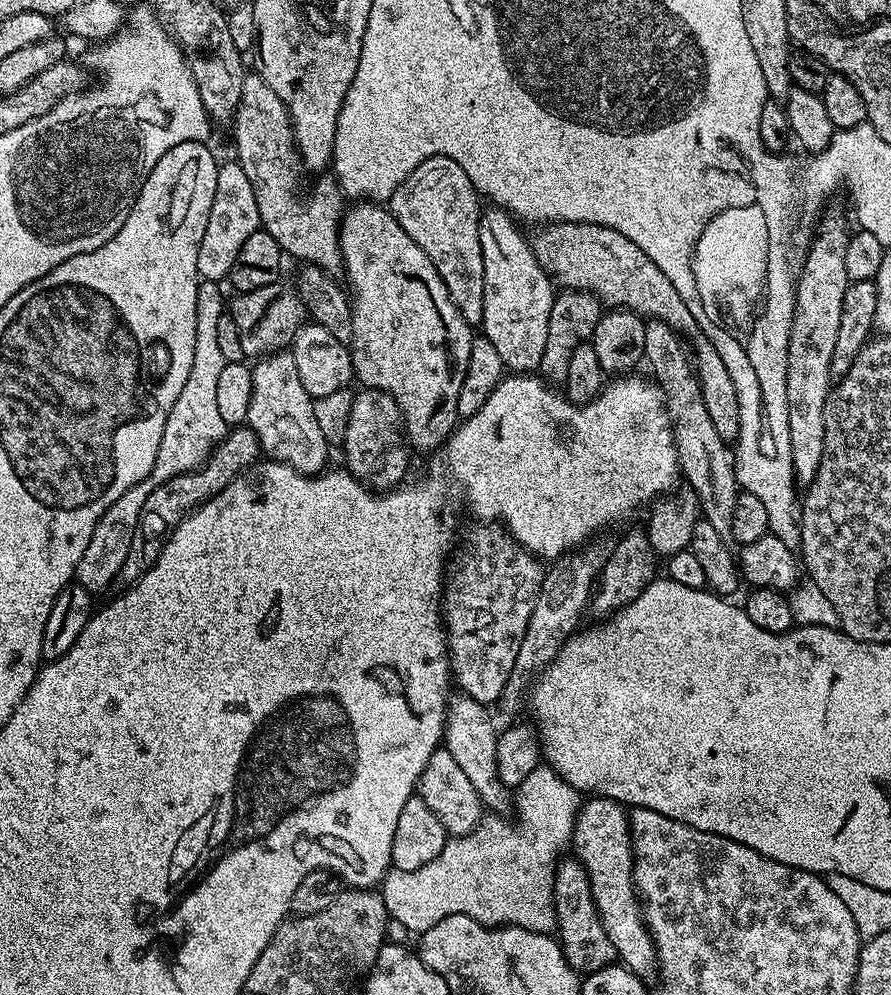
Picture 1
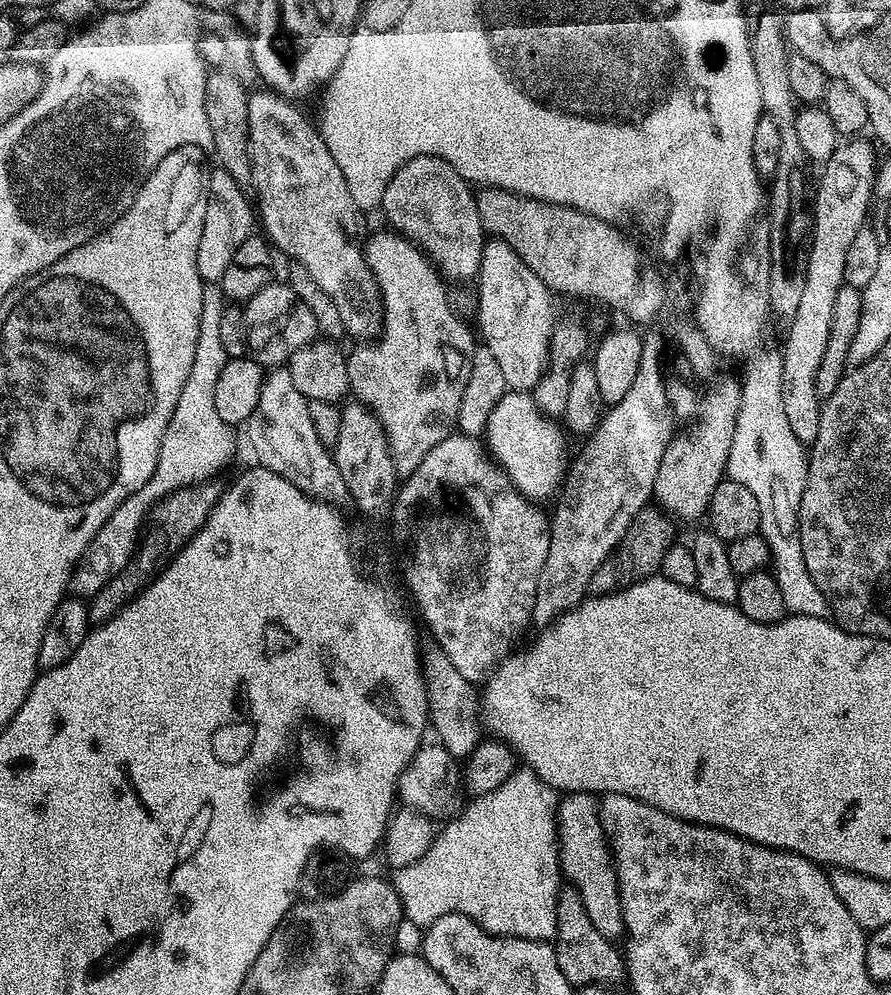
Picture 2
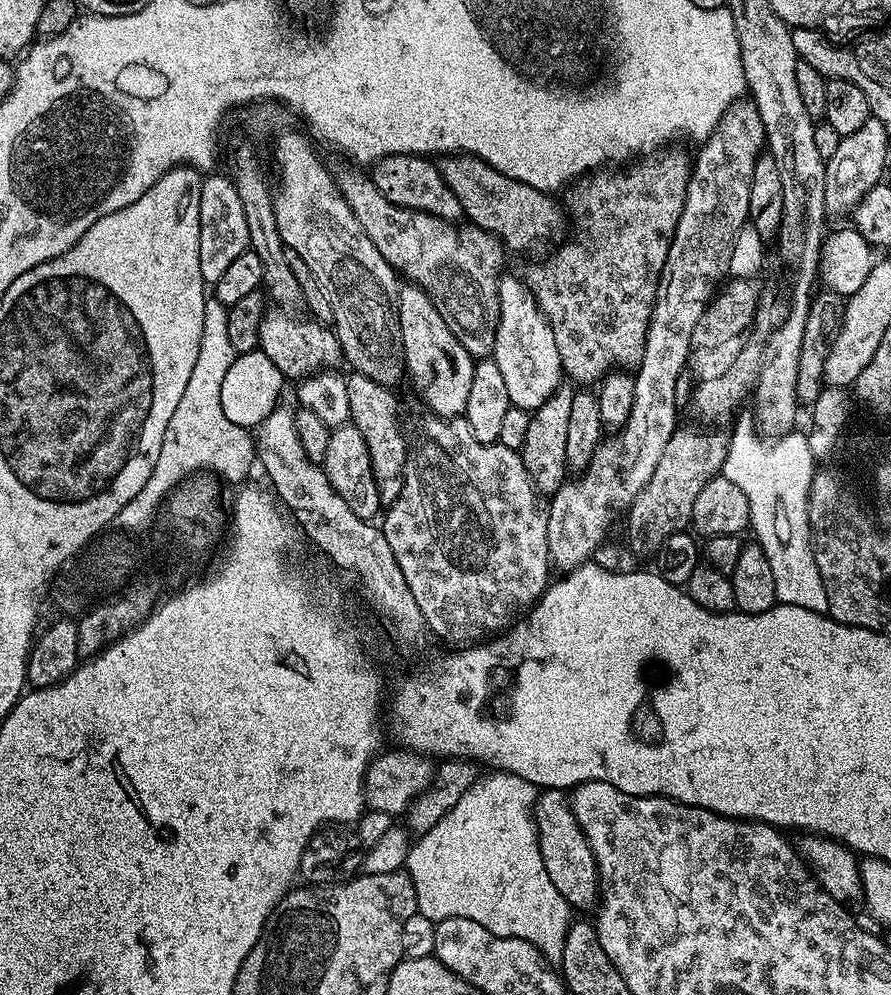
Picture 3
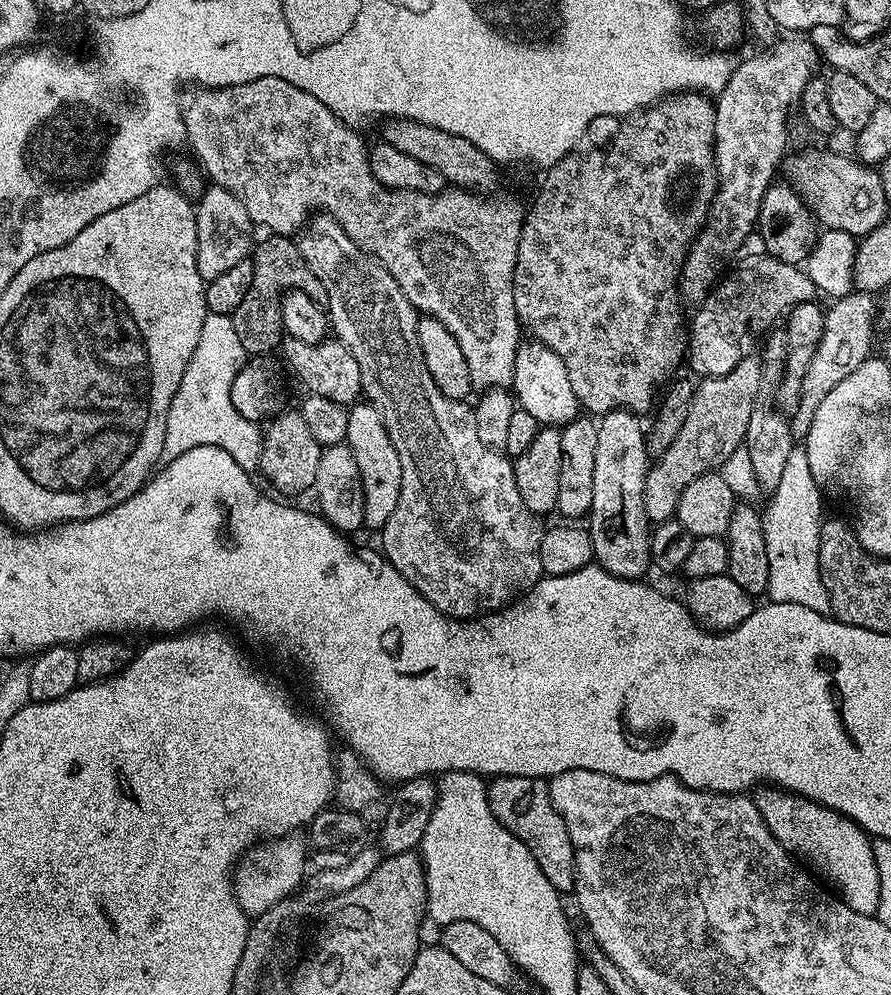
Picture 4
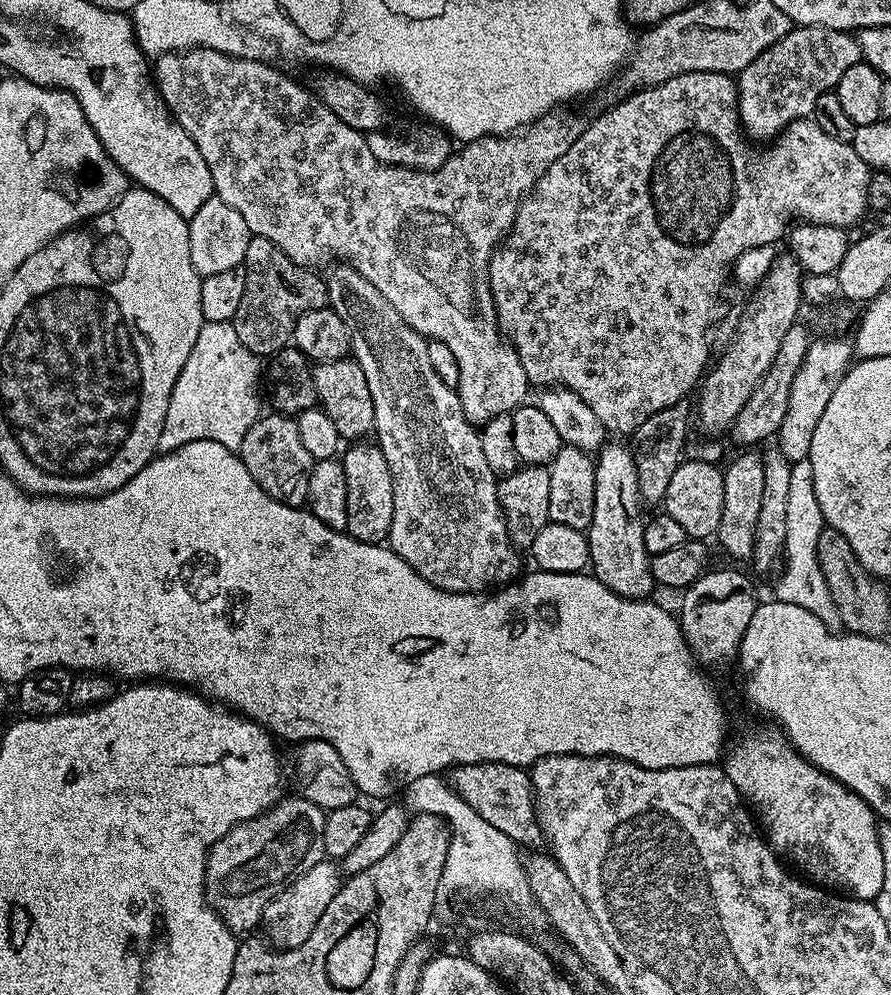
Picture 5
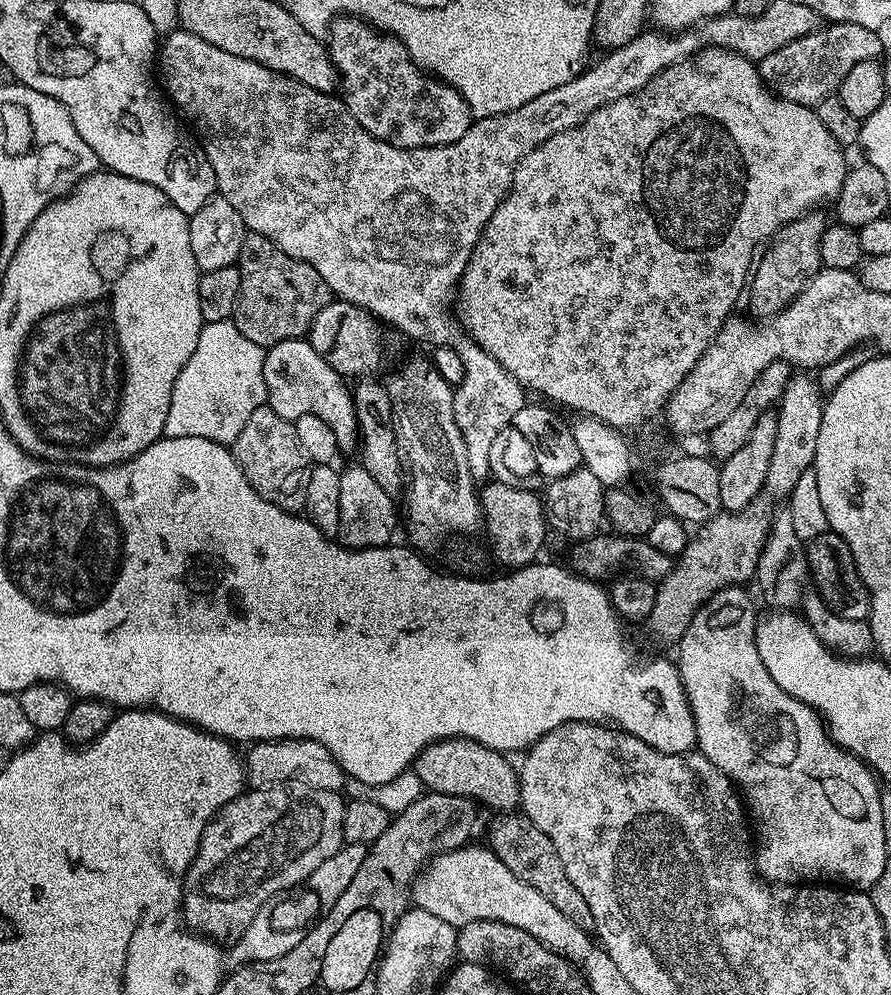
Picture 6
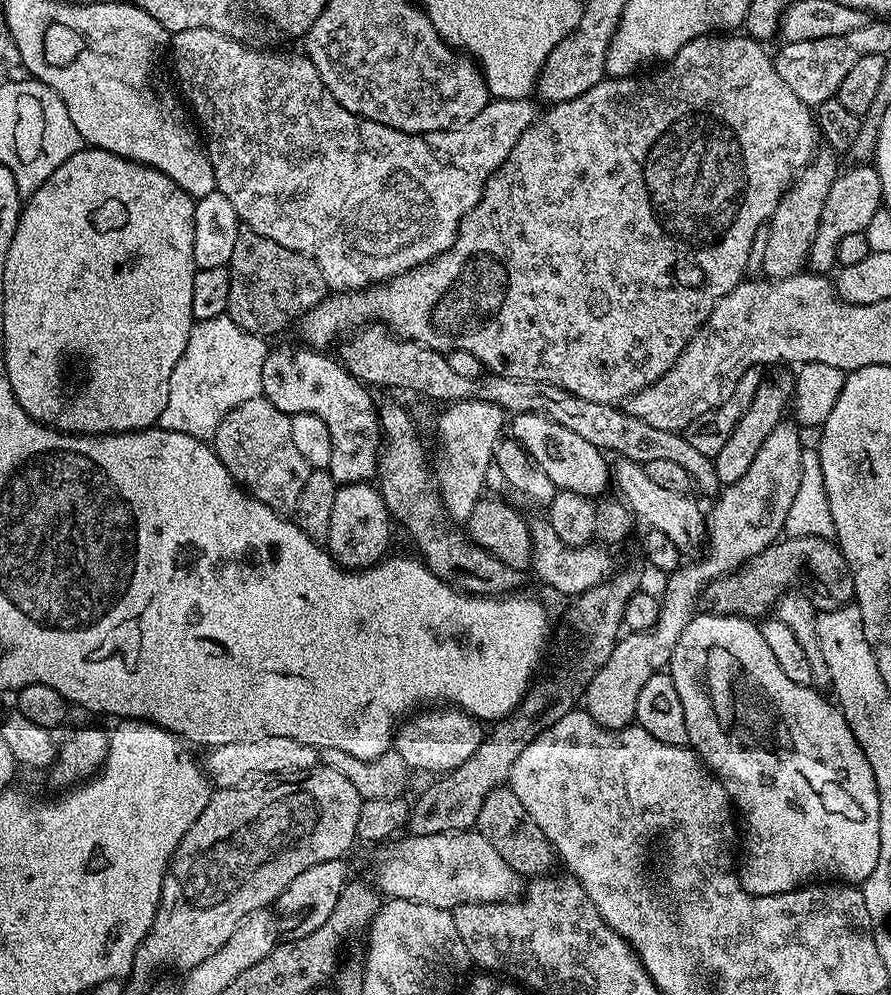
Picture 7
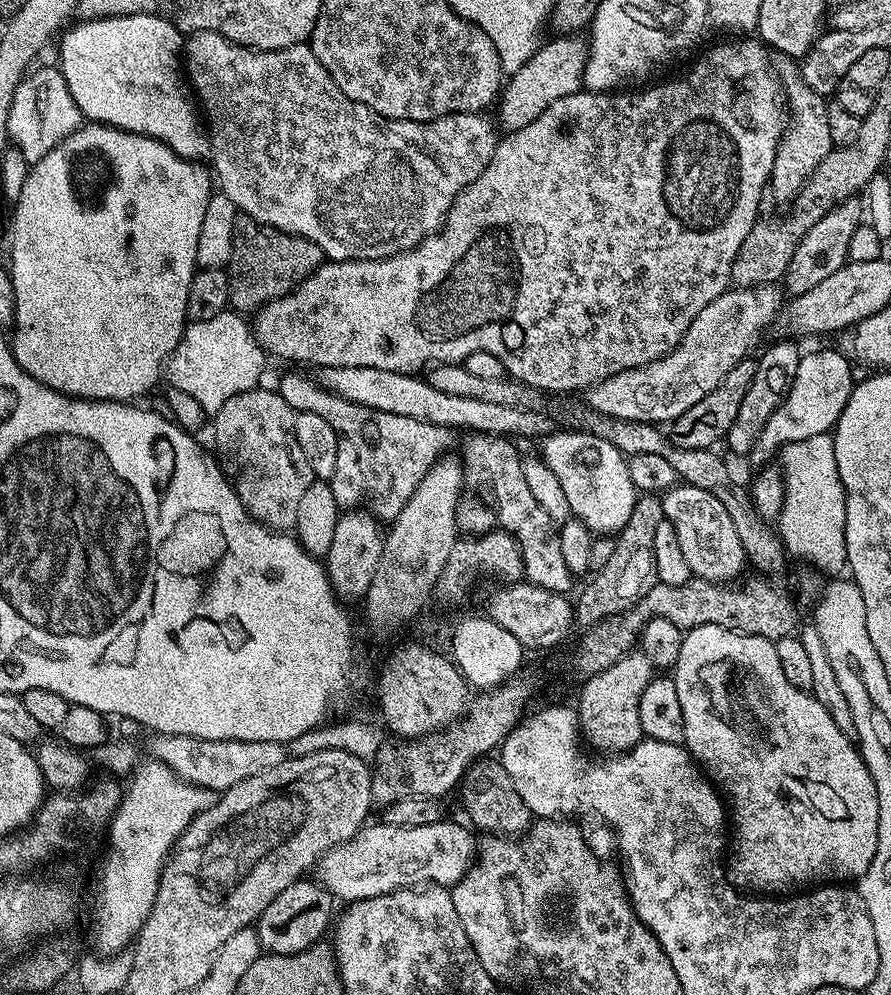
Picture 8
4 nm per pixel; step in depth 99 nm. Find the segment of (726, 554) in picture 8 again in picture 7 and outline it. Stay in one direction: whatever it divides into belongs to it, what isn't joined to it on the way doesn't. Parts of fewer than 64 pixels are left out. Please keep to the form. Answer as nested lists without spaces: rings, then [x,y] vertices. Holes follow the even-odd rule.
[[[617,459],[611,465],[610,476],[615,487],[616,484],[620,487],[619,495],[624,504],[631,509],[635,519],[641,525],[648,524],[644,526],[651,526],[655,531],[666,534],[666,538],[670,538],[670,542],[674,542],[674,546],[678,546],[682,554],[692,554],[688,552],[705,543],[706,512],[692,501],[691,495],[674,494],[674,490],[665,490],[664,487],[657,486],[647,476],[644,465],[633,460]]]

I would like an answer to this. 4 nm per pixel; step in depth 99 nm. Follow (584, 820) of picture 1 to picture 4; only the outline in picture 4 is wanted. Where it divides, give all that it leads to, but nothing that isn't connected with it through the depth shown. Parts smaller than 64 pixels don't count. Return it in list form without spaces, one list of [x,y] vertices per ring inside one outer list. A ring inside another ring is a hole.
[[[497,776],[488,784],[488,805],[510,830],[534,854],[534,862],[542,866],[542,874],[546,874],[546,882],[554,886],[561,894],[571,893],[576,886],[576,859],[574,846],[570,842],[570,830],[566,830],[566,822],[562,822],[562,814],[554,810],[554,802],[550,798],[548,780],[531,780],[521,776]]]

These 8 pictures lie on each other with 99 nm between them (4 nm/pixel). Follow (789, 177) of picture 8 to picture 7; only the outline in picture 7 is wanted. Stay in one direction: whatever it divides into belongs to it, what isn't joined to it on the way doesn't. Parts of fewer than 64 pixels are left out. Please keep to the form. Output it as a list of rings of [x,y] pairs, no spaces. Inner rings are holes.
[[[831,150],[817,151],[778,202],[772,219],[766,225],[766,235],[762,240],[764,253],[760,256],[760,264],[764,267],[763,275],[767,279],[785,280],[787,276],[799,276],[805,271],[810,246],[814,242],[814,234],[818,234],[822,208],[826,206],[830,186],[836,181],[838,175],[836,160],[838,160],[837,153]]]

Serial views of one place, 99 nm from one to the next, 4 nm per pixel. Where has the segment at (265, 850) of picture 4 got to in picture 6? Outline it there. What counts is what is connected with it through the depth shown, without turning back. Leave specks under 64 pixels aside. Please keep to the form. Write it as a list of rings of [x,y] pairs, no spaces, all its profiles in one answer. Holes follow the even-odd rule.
[[[265,786],[245,791],[243,794],[235,796],[229,804],[222,805],[215,818],[204,828],[196,856],[190,862],[188,872],[184,875],[182,919],[191,931],[215,942],[217,945],[231,946],[238,938],[242,938],[246,926],[250,926],[250,922],[254,919],[254,914],[258,914],[258,910],[271,896],[279,896],[281,892],[303,885],[307,881],[308,876],[314,874],[314,870],[318,870],[320,863],[326,862],[326,858],[330,858],[330,854],[337,852],[340,845],[344,843],[342,814],[344,813],[346,800],[340,792],[314,790],[313,788],[300,791],[301,793],[287,792],[288,790],[284,786]]]

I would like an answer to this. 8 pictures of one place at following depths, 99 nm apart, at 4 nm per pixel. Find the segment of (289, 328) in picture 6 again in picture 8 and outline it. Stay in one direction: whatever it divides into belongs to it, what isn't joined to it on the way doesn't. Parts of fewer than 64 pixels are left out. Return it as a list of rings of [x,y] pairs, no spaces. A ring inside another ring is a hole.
[[[240,214],[234,222],[234,250],[226,269],[230,294],[228,303],[241,314],[252,314],[271,300],[291,292],[325,263],[320,247],[301,236],[266,226],[254,218]]]

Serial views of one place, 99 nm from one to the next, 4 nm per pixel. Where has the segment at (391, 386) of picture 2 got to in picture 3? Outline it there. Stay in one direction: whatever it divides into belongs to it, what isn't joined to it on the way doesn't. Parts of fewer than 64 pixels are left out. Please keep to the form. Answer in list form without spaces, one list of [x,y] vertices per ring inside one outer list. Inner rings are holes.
[[[405,283],[398,298],[400,337],[404,347],[407,379],[412,379],[418,395],[433,416],[460,418],[464,415],[466,398],[470,398],[470,382],[474,378],[474,357],[454,338],[454,330],[446,326],[438,306],[416,284]],[[353,371],[347,377],[350,394],[350,422],[362,430],[362,438],[366,438],[366,446],[370,450],[370,466],[374,470],[374,482],[378,486],[378,498],[381,505],[392,504],[402,494],[404,485],[404,463],[408,457],[406,432],[400,429],[400,416],[396,412],[376,412],[376,400],[384,408],[392,408],[396,404],[396,396],[391,387],[376,384],[369,376]]]

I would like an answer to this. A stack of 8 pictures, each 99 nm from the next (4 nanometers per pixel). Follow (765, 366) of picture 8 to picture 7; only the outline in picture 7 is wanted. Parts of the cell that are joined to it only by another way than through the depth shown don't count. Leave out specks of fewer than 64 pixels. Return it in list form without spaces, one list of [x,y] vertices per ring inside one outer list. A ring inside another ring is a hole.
[[[780,366],[775,369],[776,372],[769,375],[758,386],[757,393],[754,394],[754,402],[750,402],[750,407],[746,414],[738,420],[738,426],[734,426],[734,434],[730,434],[730,442],[718,450],[714,458],[717,478],[721,485],[727,486],[738,482],[746,470],[750,470],[750,462],[754,462],[754,457],[758,455],[758,450],[762,447],[762,442],[766,442],[766,437],[770,435],[770,430],[778,426],[780,420],[785,419],[790,405],[793,403],[793,396],[796,388],[796,378],[793,369],[788,366]]]

